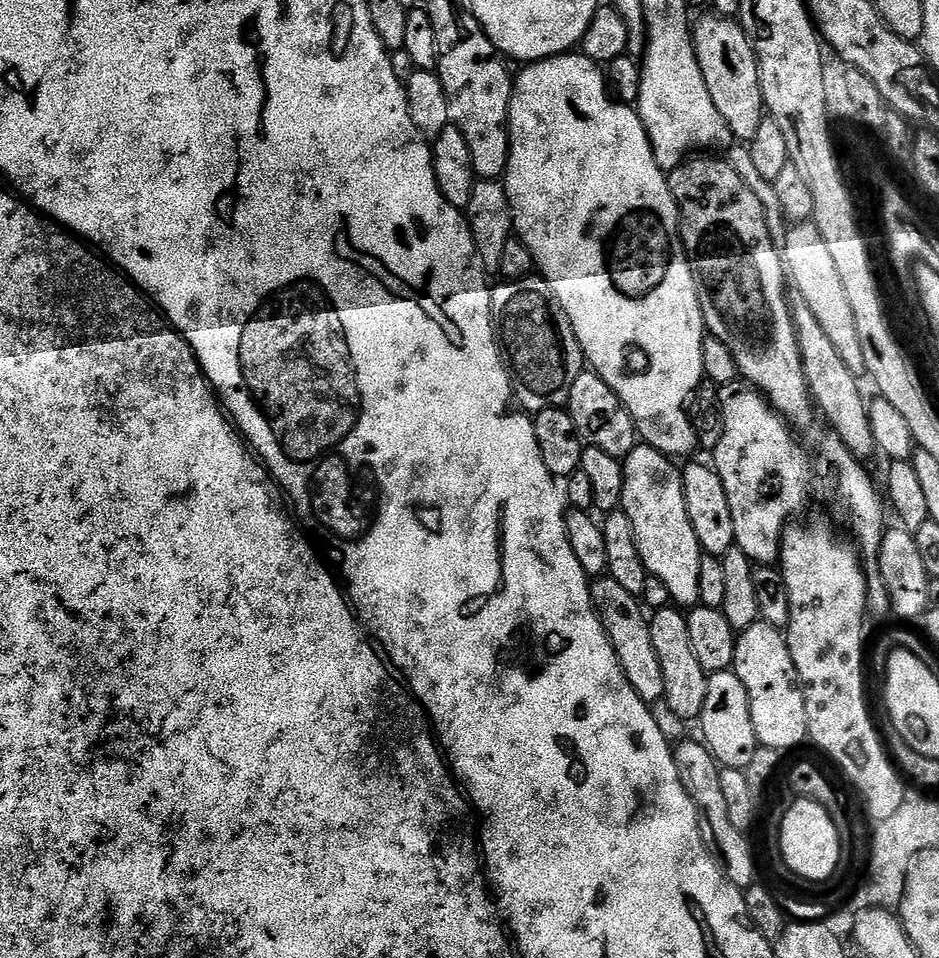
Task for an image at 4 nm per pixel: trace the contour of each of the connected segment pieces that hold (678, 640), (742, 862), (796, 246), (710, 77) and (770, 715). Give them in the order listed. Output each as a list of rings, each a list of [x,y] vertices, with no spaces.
[[[676,606],[655,609],[650,616],[650,638],[654,642],[654,654],[658,654],[658,662],[662,666],[663,703],[668,704],[669,710],[678,719],[699,721],[702,706],[706,703],[709,673],[702,670],[698,657],[690,647],[687,615]]]
[[[699,739],[684,740],[680,745],[677,743],[674,755],[678,766],[678,778],[686,794],[690,794],[690,798],[696,803],[696,810],[706,825],[707,835],[714,845],[715,855],[724,869],[725,876],[735,888],[741,890],[748,888],[757,879],[756,860],[752,857],[751,846],[748,845],[749,837],[745,833],[734,830],[734,825],[730,822],[730,814],[726,810],[726,798],[722,794],[720,765],[712,757],[712,751]]]
[[[815,223],[797,224],[787,229],[789,232],[782,240],[782,255],[787,279],[796,287],[795,291],[804,299],[806,306],[814,310],[814,318],[818,318],[822,331],[834,342],[842,362],[850,369],[850,374],[857,378],[866,373],[866,357],[862,354],[862,342],[858,342],[858,329],[854,326],[854,310],[850,310],[850,302],[846,298],[846,289],[842,287],[842,278],[838,274],[838,266],[834,266],[834,258],[826,242],[822,242],[822,234]]]
[[[709,14],[700,21],[695,21],[692,28],[692,44],[696,48],[698,66],[702,66],[702,78],[706,78],[706,90],[710,90],[710,98],[714,98],[714,106],[718,106],[718,114],[726,118],[726,126],[730,126],[733,137],[737,141],[751,142],[754,134],[758,134],[758,126],[766,119],[764,95],[760,89],[760,63],[756,57],[754,46],[744,32],[739,19]]]
[[[763,622],[743,629],[736,637],[732,668],[746,686],[746,694],[750,698],[750,718],[754,722],[757,745],[776,748],[784,754],[787,748],[796,748],[808,740],[806,706],[800,685],[796,682],[788,642],[781,629]]]

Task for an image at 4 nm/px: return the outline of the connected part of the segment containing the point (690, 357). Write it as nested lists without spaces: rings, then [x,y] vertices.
[[[565,54],[552,56],[549,60],[537,60],[529,63],[525,68],[528,69],[521,76],[517,75],[512,85],[512,101],[508,111],[508,168],[502,177],[508,195],[508,205],[512,211],[512,227],[515,235],[528,247],[535,271],[556,295],[560,309],[566,314],[591,371],[596,372],[606,382],[606,386],[614,390],[614,394],[618,394],[618,398],[632,415],[639,439],[647,447],[656,448],[669,458],[688,456],[692,451],[697,451],[698,445],[690,412],[687,407],[684,409],[684,403],[687,400],[689,403],[690,397],[705,379],[702,346],[706,329],[698,302],[694,274],[690,270],[688,256],[684,253],[684,240],[680,237],[679,203],[672,197],[667,175],[654,158],[644,123],[640,121],[639,111],[635,107],[613,99],[606,87],[606,76],[601,65],[593,60],[587,60],[583,54]]]

